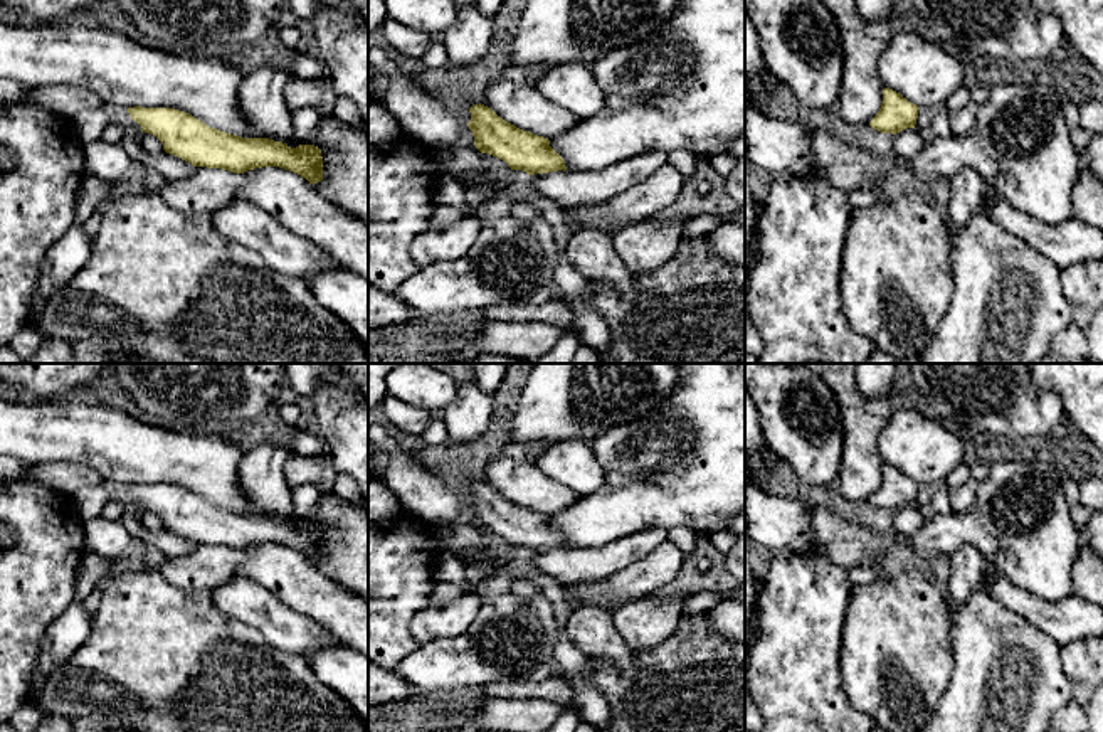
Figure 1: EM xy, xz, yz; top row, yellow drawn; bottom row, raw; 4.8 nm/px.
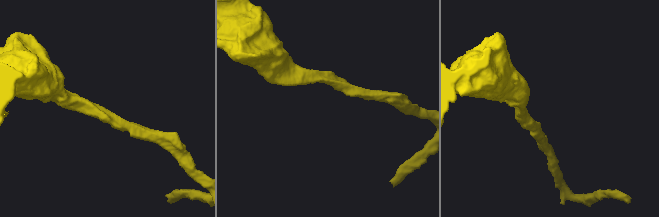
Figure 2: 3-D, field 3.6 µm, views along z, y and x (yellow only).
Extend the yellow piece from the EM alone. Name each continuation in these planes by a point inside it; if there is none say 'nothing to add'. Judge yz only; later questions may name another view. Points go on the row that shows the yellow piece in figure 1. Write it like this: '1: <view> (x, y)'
nothing to add

